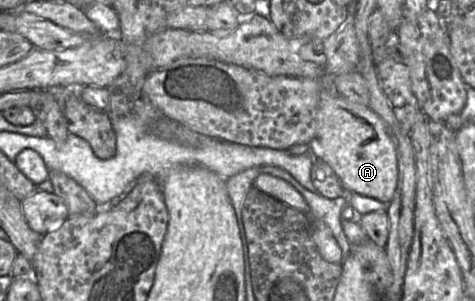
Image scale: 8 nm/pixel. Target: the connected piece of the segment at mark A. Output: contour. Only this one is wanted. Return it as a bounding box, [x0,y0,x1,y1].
[309,88,398,203]

